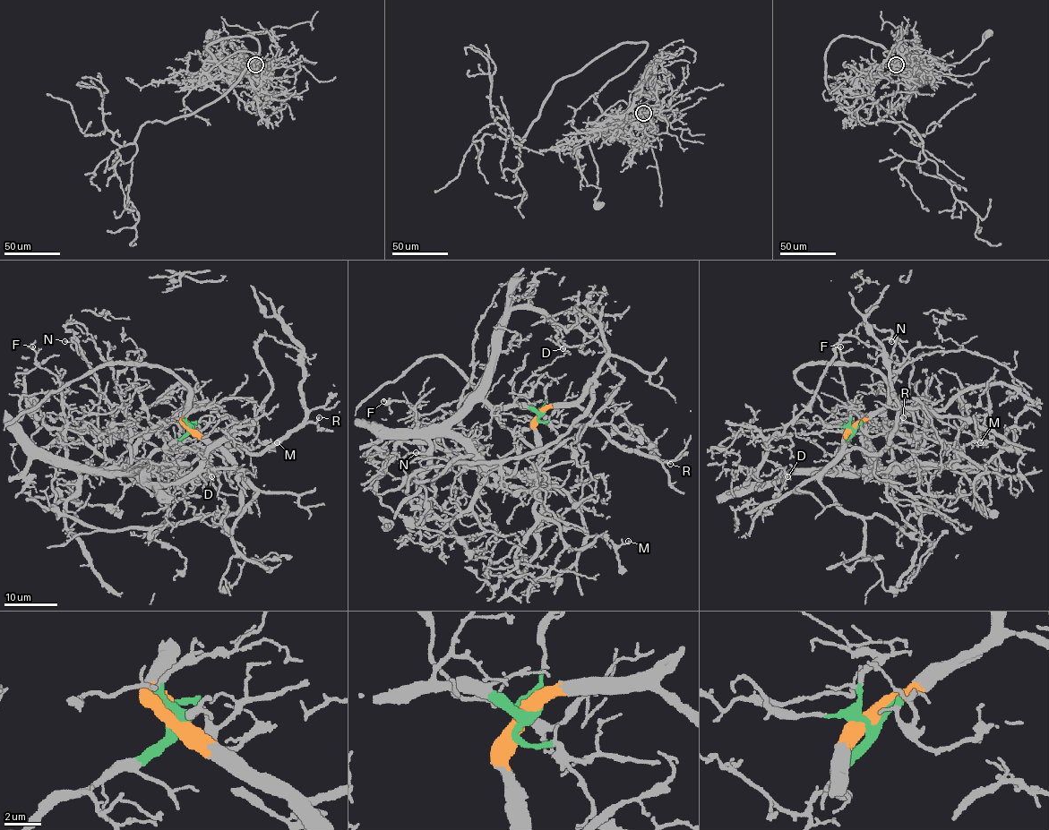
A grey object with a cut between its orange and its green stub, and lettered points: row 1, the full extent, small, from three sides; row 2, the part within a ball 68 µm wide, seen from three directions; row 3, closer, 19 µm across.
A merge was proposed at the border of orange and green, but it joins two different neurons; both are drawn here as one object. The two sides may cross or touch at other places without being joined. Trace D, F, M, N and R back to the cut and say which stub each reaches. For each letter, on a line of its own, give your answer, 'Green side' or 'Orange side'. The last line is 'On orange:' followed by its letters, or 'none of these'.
D: Green side
F: Green side
M: Orange side
N: Orange side
R: Orange side
On orange: M, N, R

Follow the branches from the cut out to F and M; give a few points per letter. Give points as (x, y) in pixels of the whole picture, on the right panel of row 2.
F: (855, 429), (846, 439), (841, 473), (865, 468), (869, 460), (840, 372), (840, 346)
M: (855, 429), (891, 403), (926, 406), (935, 414), (973, 419), (981, 443), (984, 441), (979, 443)

